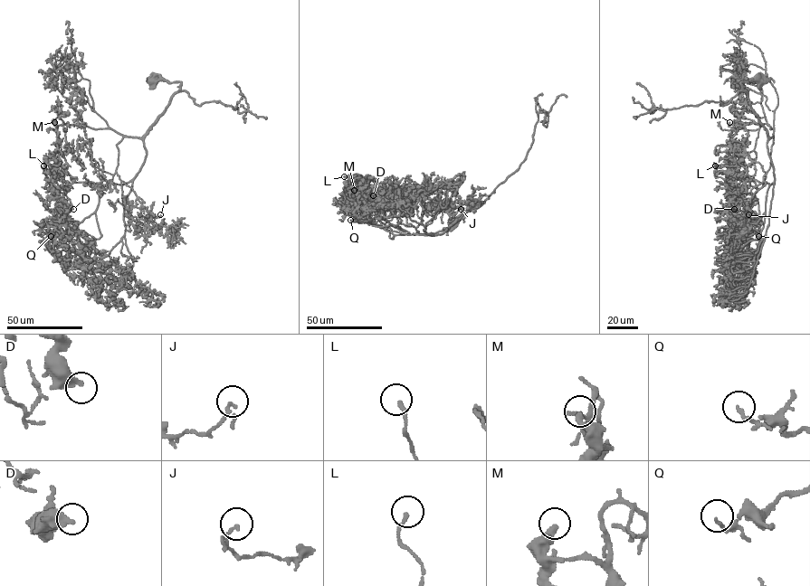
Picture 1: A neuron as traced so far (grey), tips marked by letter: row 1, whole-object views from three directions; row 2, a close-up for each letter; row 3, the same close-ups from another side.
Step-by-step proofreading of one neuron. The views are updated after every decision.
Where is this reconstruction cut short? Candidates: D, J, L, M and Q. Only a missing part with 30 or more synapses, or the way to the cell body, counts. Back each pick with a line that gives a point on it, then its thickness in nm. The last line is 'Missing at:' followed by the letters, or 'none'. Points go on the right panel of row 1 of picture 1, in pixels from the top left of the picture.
Missing at: none

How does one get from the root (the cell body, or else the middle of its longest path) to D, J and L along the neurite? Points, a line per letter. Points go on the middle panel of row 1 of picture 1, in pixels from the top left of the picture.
D: (453, 221), (481, 202), (445, 229), (406, 234), (357, 220), (352, 192), (359, 218), (369, 214), (373, 195)
J: (453, 221), (481, 202), (445, 229), (416, 233), (417, 226), (430, 224), (440, 210), (454, 214), (461, 209)
L: (453, 221), (481, 202), (433, 233), (402, 233), (357, 221), (353, 189), (348, 174), (344, 176)

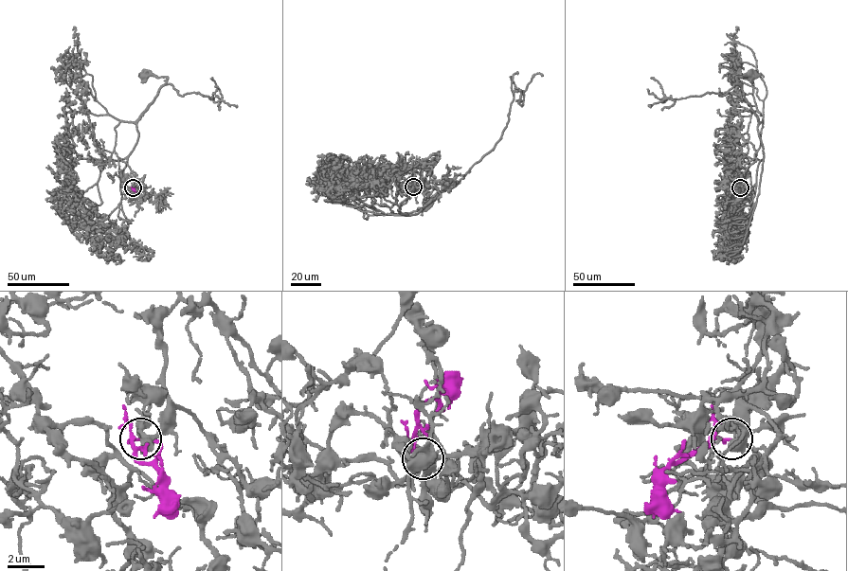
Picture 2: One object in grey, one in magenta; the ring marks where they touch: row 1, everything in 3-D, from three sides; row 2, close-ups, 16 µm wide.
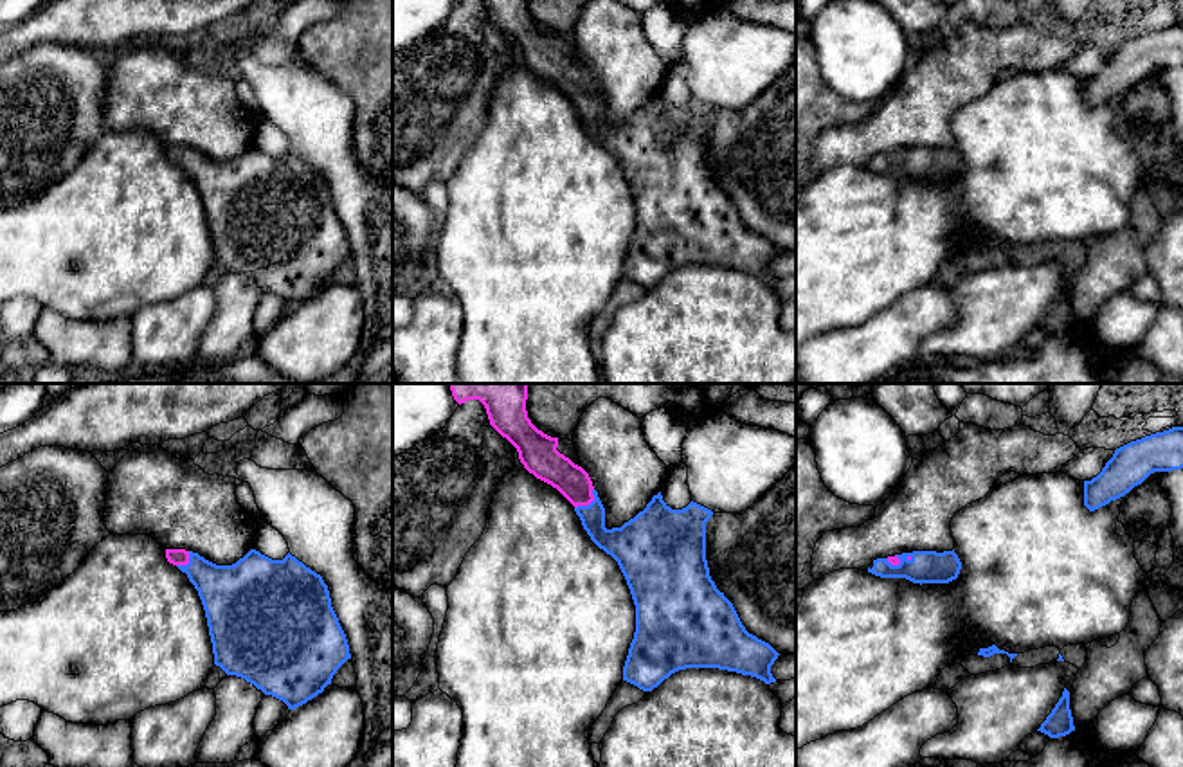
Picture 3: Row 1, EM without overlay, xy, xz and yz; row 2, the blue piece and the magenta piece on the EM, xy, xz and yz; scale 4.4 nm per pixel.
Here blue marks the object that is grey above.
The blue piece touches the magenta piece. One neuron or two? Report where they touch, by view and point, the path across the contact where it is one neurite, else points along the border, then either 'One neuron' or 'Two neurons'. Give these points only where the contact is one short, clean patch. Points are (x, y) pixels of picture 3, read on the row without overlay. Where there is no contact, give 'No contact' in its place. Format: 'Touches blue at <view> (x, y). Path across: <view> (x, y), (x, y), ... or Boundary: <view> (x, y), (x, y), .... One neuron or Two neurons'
Touches blue at xz (591, 99). Path across: xz (629, 141), (593, 119), (591, 99), (551, 63). One neuron

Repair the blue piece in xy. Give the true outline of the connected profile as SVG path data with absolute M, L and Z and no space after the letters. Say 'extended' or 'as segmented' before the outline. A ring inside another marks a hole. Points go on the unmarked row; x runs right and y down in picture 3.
extended; M166 146L166 155L185 169L198 187L214 261L227 272L241 274L265 292L283 297L288 306L322 290L337 266L351 256L328 182L290 149L283 157L272 157L250 146L232 162L216 162L185 146Z

